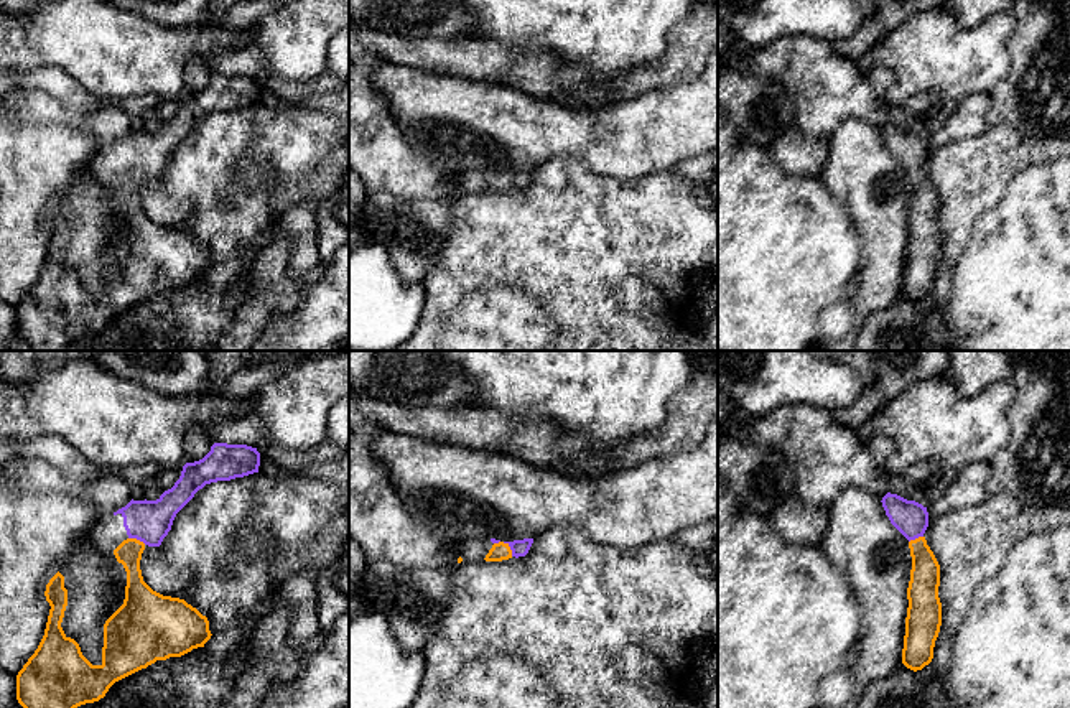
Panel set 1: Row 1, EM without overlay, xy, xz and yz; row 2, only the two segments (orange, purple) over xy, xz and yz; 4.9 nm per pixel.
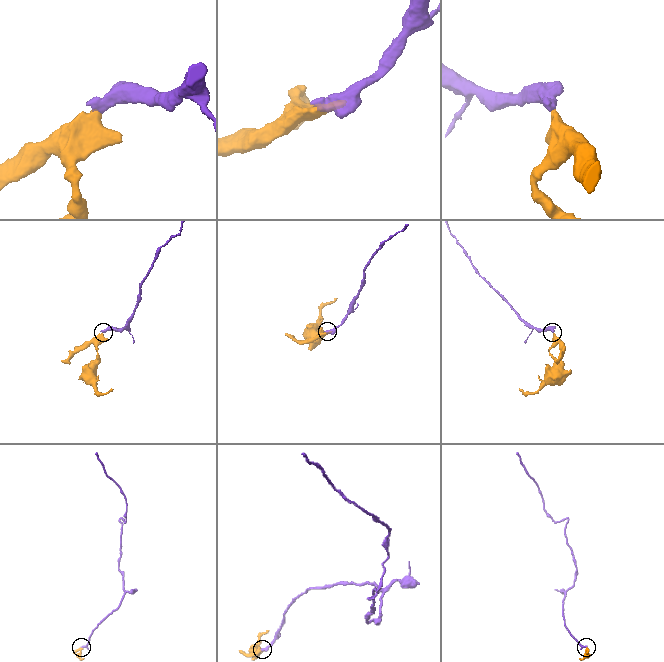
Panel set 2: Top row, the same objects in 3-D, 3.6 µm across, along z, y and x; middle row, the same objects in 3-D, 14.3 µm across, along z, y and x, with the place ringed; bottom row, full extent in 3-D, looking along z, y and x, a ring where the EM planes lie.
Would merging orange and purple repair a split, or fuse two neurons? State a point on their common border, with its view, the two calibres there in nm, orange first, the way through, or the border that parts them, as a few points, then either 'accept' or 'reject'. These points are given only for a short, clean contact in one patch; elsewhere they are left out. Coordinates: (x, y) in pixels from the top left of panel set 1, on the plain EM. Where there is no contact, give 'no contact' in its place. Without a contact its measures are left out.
xz (509, 180) | 90/80 nm | across xz (501, 181), (509, 180), (519, 178) | accept

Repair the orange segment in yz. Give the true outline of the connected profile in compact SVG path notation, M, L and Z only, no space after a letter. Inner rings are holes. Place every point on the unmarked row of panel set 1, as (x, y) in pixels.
M891 123L881 133L891 155L909 171L912 201L902 295L917 303L932 293L942 257L940 196L923 168L928 158L927 138Z

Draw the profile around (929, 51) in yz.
M948 7L927 10L889 30L858 66L861 71L886 68L894 72L887 94L892 105L928 91L938 91L948 100L989 94L1009 74L1007 41L1014 26L1009 12L965 28Z

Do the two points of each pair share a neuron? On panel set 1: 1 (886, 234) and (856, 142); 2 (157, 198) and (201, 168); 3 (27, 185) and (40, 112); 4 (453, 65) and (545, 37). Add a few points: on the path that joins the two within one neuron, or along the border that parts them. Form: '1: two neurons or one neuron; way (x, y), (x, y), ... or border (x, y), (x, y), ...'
1: one neuron; way (879, 211), (868, 200), (868, 180), (860, 165)
2: two neurons; border (158, 178), (168, 193), (193, 204), (186, 224)
3: two neurons; border (53, 122), (74, 125), (89, 137)
4: two neurons; border (473, 37), (496, 40), (524, 51), (548, 53)

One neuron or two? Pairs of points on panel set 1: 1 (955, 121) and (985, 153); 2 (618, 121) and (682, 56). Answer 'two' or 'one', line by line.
1: two
2: two

